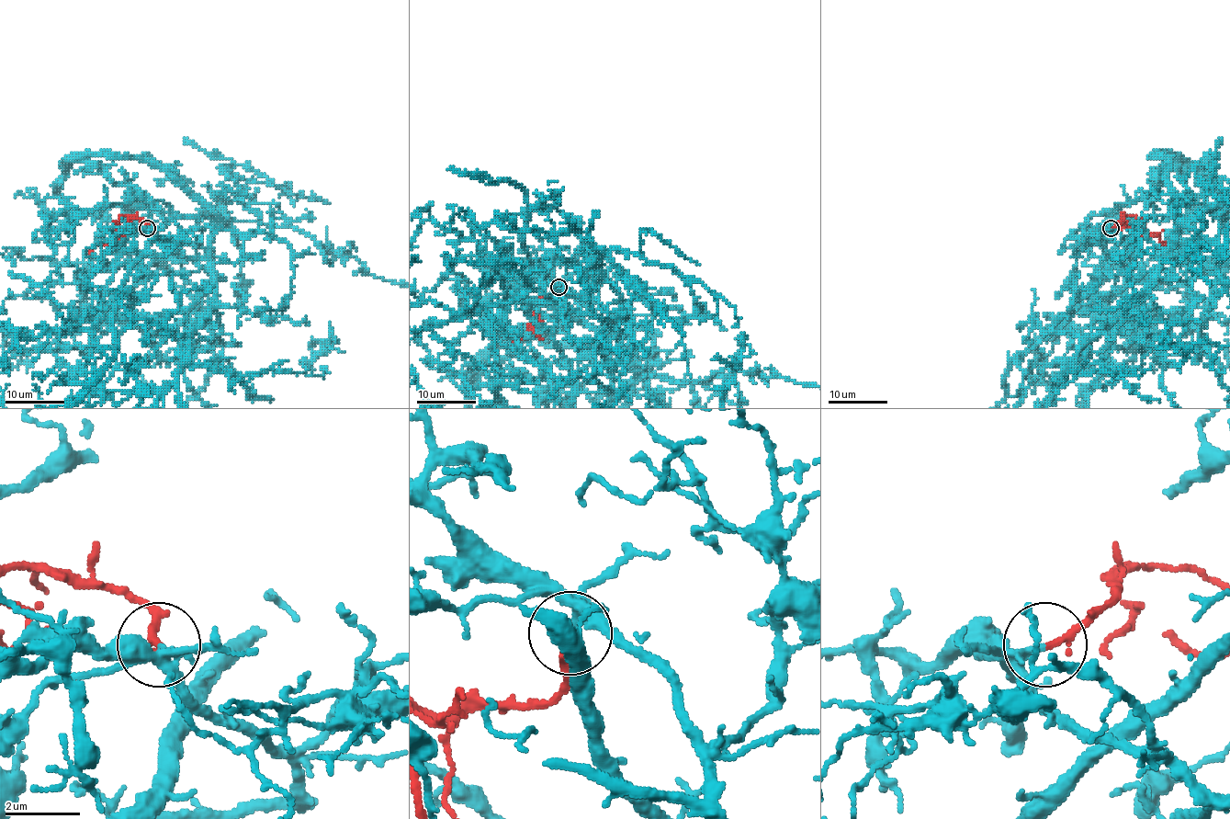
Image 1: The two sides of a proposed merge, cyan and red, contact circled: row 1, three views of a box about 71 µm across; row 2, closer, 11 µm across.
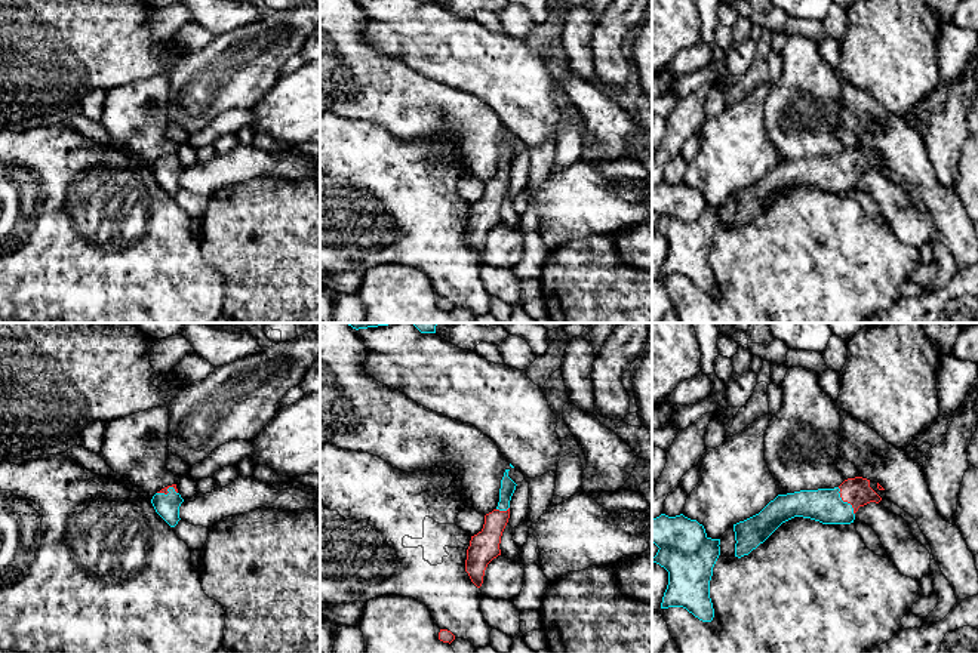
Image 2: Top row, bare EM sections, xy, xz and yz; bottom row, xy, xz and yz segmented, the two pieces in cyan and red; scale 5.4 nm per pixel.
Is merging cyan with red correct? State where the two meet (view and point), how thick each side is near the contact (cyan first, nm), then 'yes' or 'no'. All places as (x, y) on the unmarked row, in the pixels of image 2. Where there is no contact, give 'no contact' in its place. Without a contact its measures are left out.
contact yz (845, 171); calibres 190 and 150 nm; yes

